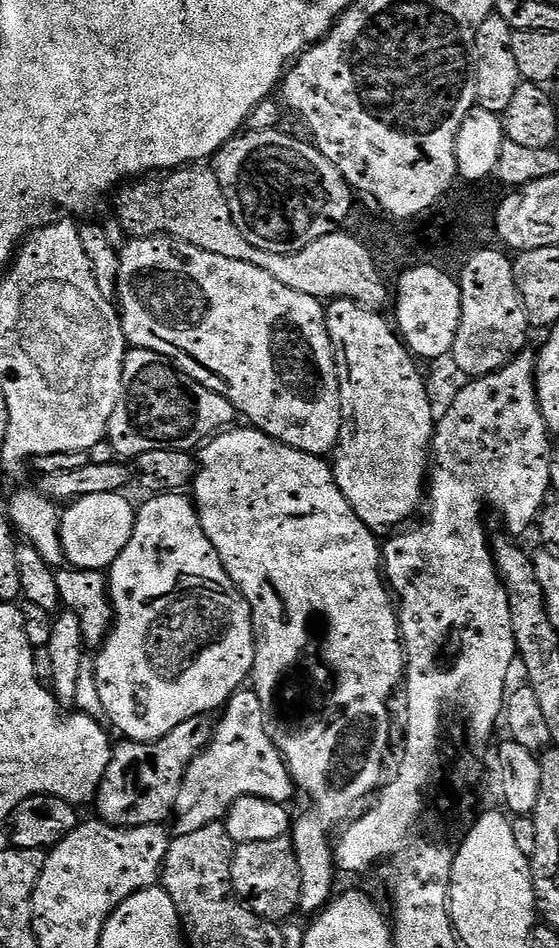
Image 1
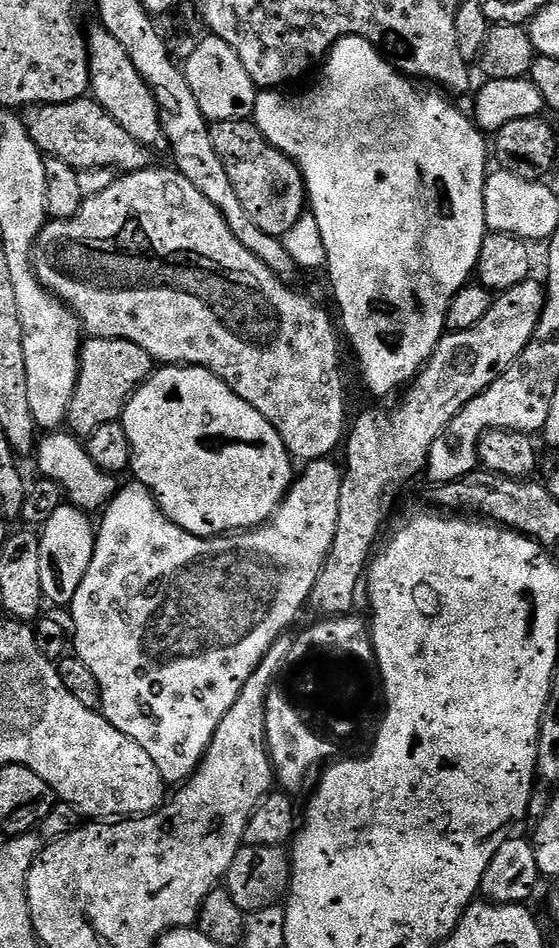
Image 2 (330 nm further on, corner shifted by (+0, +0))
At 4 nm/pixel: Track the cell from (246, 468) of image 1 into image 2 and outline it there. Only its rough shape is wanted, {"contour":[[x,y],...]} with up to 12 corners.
{"contour":[[160,366],[131,475],[195,536],[260,527],[294,457],[222,378]]}

